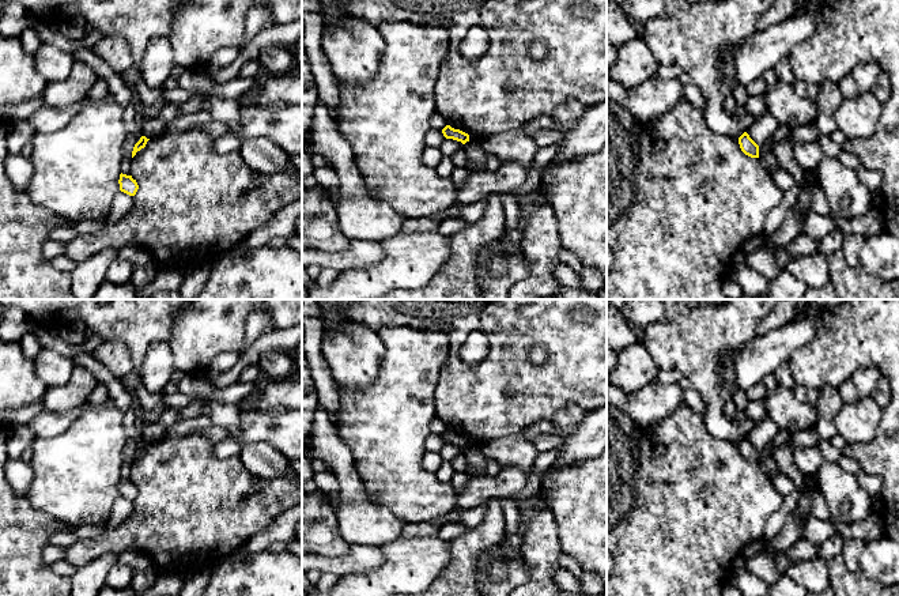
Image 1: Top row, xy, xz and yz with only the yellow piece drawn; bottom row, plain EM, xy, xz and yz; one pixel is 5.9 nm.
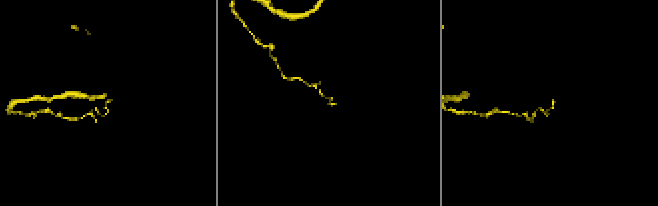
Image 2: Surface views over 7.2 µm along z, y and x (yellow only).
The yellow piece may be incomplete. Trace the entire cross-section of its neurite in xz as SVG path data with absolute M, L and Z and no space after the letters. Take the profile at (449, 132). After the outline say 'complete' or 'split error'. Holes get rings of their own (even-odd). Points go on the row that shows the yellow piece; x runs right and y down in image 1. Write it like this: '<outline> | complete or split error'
M446 125L443 129L442 129L442 133L446 139L453 139L453 140L457 140L457 142L461 142L462 144L465 144L467 142L469 142L469 135L460 131L460 129L454 129L452 128L450 125Z | complete

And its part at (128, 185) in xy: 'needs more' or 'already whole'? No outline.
already whole

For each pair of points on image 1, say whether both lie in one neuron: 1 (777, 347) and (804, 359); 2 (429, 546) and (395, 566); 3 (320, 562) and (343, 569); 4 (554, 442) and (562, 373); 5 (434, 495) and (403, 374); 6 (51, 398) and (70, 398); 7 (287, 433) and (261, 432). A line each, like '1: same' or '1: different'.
1: different
2: same
3: same
4: different
5: same
6: same
7: same

